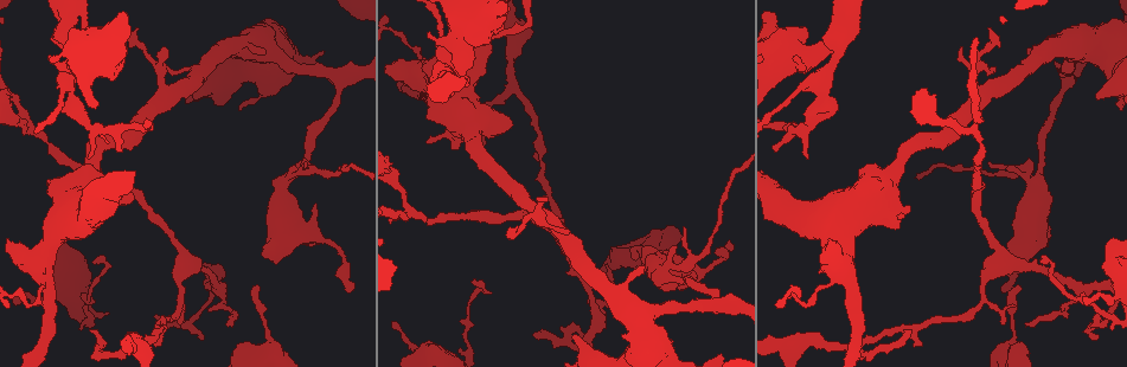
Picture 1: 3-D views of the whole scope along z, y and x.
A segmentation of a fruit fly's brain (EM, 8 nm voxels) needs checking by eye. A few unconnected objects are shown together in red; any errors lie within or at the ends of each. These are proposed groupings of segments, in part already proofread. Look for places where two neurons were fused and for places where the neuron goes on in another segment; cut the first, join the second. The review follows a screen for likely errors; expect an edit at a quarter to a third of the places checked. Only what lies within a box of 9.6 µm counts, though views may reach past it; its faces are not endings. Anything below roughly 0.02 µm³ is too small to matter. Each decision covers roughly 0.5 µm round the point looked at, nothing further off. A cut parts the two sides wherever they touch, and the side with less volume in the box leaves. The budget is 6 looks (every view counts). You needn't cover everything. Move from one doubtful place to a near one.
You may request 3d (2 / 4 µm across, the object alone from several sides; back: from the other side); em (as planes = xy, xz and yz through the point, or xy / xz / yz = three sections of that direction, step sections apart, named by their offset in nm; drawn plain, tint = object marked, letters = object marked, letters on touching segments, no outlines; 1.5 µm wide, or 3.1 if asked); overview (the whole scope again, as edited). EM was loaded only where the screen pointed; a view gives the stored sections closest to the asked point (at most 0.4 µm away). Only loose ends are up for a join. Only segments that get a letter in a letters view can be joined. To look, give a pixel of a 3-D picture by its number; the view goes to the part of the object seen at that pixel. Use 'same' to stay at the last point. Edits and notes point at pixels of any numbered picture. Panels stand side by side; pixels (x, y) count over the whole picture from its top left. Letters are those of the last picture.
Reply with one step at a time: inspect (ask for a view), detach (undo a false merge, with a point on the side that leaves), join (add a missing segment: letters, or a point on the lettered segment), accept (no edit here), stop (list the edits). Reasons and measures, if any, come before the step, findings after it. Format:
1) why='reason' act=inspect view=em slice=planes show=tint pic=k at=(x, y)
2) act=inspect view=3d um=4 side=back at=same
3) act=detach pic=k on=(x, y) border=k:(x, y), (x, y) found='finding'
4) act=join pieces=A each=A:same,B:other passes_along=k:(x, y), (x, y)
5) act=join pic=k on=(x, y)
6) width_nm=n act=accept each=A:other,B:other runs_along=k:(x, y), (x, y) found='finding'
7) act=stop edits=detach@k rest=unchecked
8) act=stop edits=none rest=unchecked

why='calibre changes' act=inspect view=em slice=xy step=8 show=tint pic=1 at=(1115, 320)

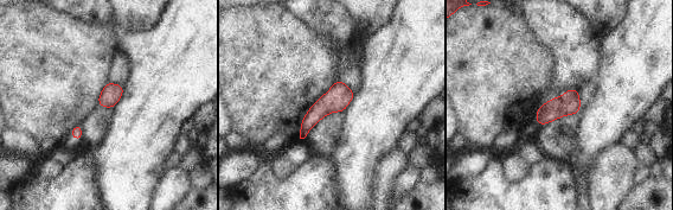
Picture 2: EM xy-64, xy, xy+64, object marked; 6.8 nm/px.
why='cut it another way' act=inspect view=em slice=planes show=tint at=same

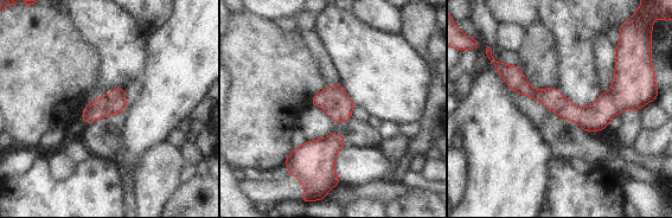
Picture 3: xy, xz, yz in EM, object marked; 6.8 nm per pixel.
why='see the neighbours' act=inspect view=em slice=planes show=letters at=same

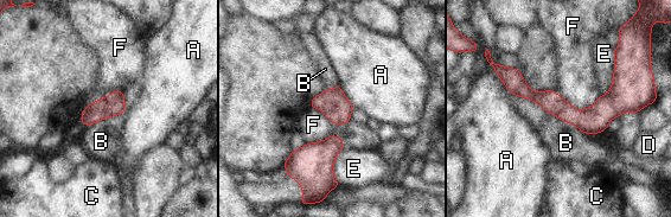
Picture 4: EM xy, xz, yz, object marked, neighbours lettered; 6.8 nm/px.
act=accept each=A:other,B:other,C:other,D:other,E:other,F:other runs_along=4:(499, 70), (572, 115), (631, 101) found='all the same neuron'

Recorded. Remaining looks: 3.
why='thin end' act=inspect view=3d um=4 pic=1 at=(909, 330)

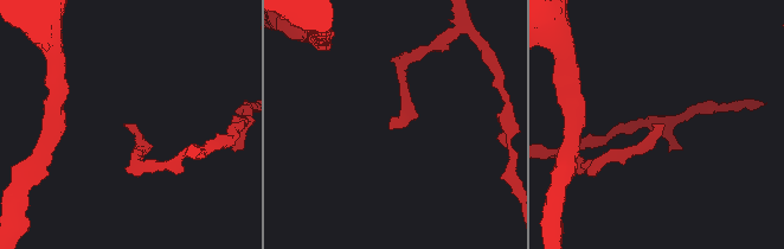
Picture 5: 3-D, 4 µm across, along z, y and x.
act=inspect view=em slice=planes show=letters pic=5 at=(661, 123)

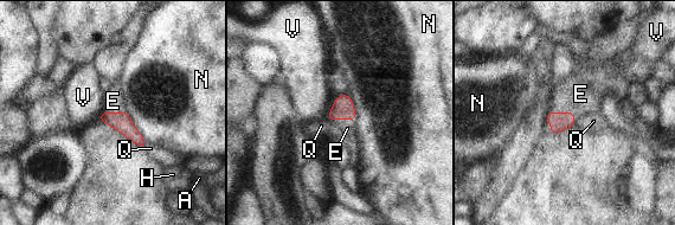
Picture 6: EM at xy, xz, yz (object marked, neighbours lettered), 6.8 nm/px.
width_nm=130 act=join pieces=E each=A:other,E:same,H:other,N:other,Q:other,V:other passes_along=6:(559, 121), (566, 113), (580, 94) found='the neuron continues'

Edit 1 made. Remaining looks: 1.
act=stop edits=join@6 rest=unchecked

